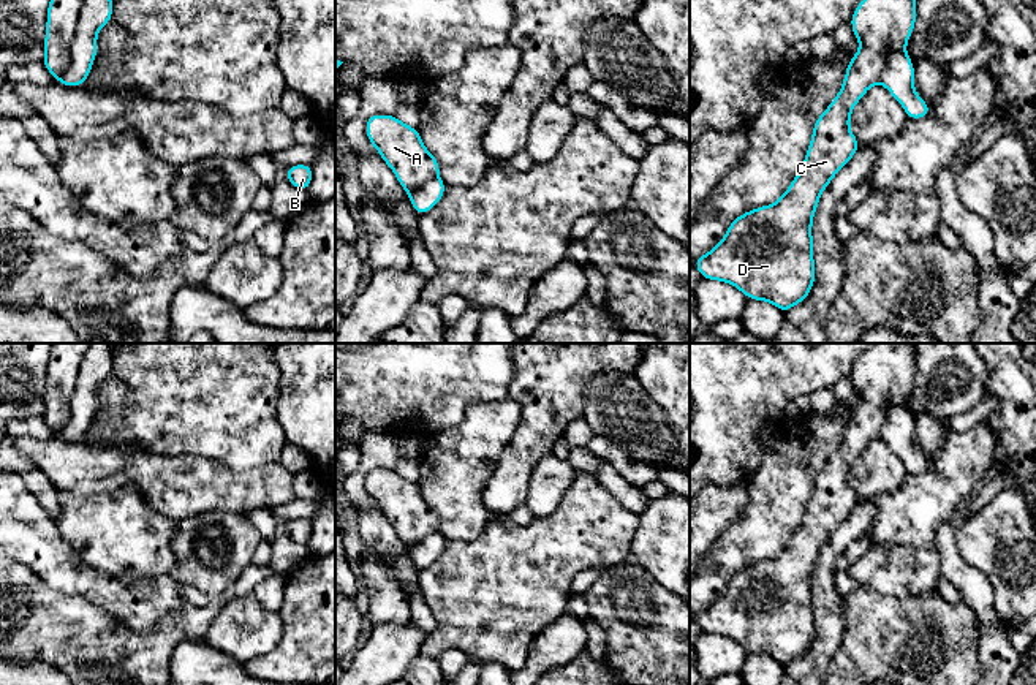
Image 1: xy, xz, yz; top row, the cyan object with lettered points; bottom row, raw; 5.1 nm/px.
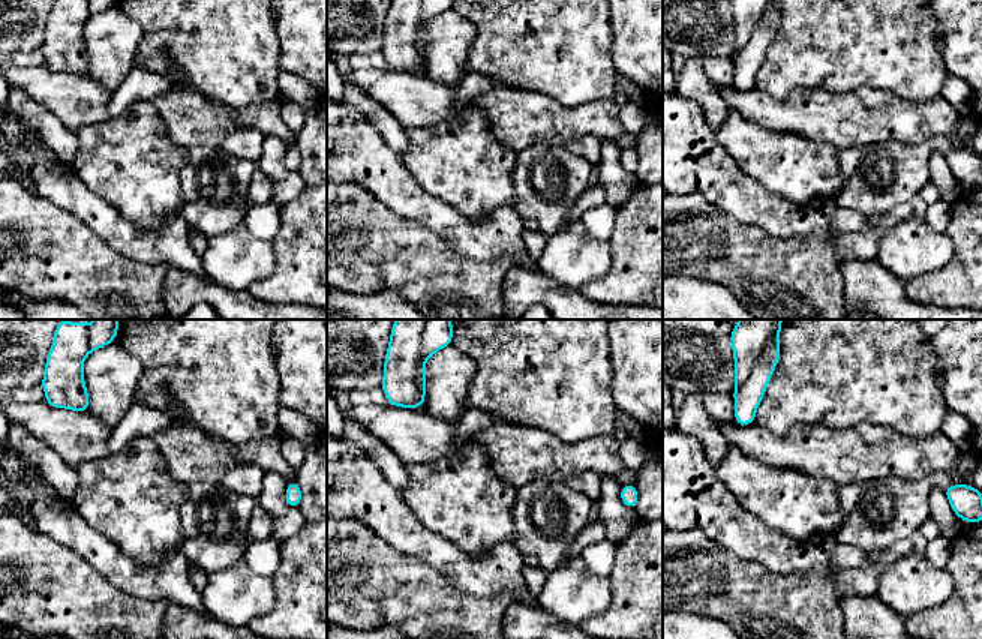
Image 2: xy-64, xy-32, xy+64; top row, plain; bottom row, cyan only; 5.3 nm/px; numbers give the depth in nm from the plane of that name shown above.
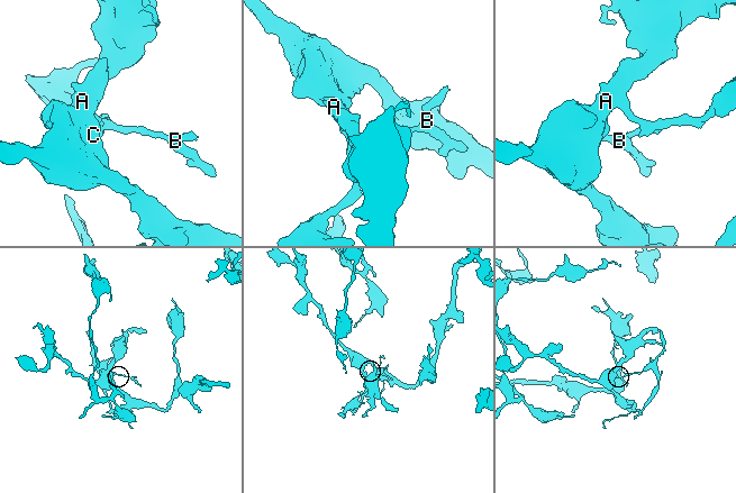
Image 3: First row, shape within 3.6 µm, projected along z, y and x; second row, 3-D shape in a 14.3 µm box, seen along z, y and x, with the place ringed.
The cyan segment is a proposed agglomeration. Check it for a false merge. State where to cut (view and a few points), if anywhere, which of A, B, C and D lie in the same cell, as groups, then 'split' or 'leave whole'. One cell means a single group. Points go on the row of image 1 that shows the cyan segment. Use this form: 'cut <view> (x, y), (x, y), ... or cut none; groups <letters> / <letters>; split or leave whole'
cut xy (86, 0), (71, 43), (70, 67), (57, 79); groups A C D / B; split

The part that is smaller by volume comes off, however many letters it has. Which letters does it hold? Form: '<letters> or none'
B

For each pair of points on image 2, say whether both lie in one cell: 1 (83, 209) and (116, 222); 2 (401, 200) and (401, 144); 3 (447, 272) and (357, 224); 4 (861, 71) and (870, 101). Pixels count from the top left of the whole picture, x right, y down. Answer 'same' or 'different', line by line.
1: same
2: different
3: same
4: different

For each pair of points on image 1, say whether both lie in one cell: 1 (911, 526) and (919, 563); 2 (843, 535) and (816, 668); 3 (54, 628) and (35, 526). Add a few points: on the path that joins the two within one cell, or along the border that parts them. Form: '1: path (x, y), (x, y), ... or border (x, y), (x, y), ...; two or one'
1: border (880, 544), (913, 544), (933, 554); two
2: path (826, 568), (826, 635); one
3: border (16, 560), (27, 565), (54, 589), (81, 597); two

